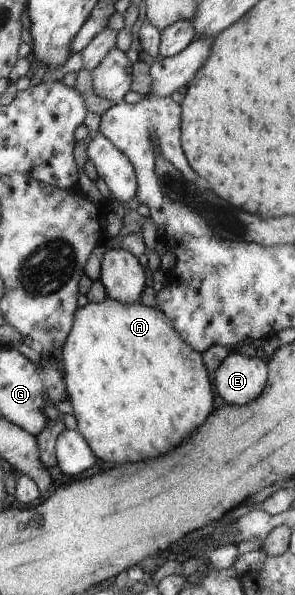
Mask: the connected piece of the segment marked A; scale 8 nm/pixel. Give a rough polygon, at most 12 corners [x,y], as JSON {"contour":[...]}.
{"contour":[[156,307],[74,312],[76,430],[124,464],[212,412],[201,353]]}

